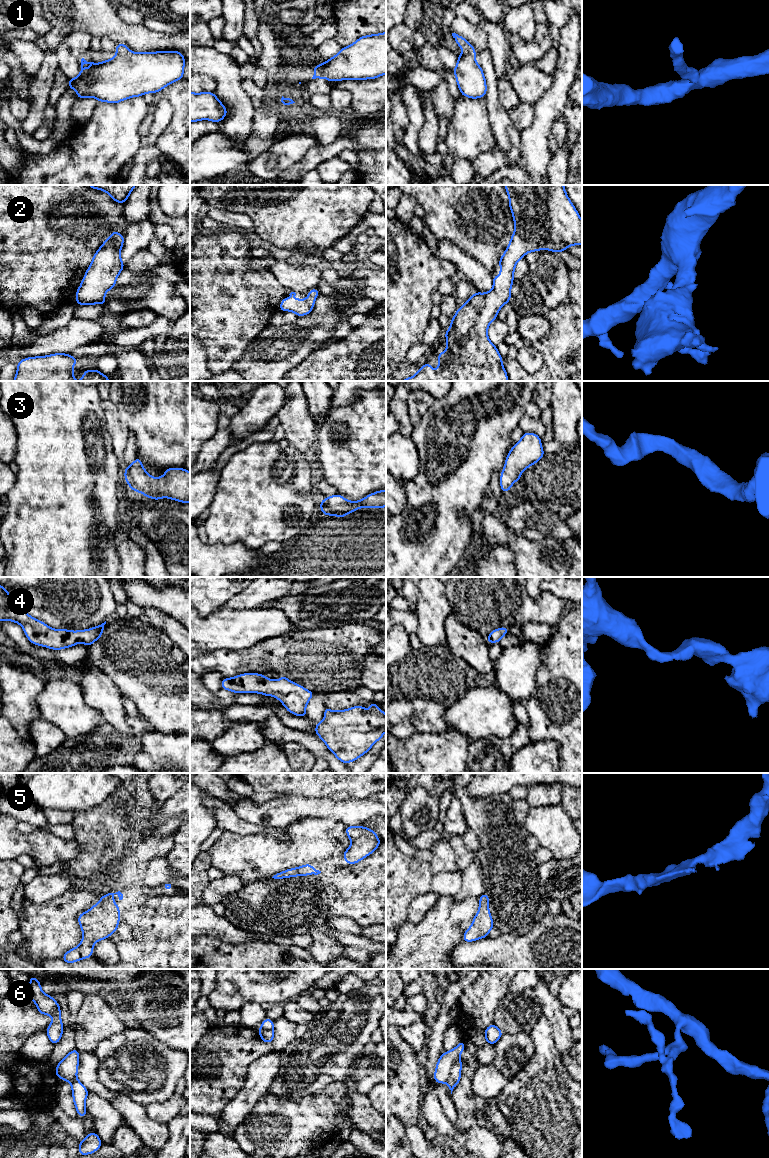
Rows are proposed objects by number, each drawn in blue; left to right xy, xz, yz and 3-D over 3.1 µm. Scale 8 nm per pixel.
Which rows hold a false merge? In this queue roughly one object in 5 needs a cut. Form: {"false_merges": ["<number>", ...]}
{"false_merges": ["6"]}

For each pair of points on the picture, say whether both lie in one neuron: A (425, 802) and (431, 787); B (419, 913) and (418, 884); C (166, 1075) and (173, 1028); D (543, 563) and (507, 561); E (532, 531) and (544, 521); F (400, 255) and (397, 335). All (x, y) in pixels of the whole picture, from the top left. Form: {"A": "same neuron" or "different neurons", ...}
{"A": "different neurons", "B": "different neurons", "C": "different neurons", "D": "different neurons", "E": "same neuron", "F": "same neuron"}

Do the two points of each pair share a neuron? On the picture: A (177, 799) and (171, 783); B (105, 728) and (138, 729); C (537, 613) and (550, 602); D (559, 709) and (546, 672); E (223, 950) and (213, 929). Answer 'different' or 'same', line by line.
A: different
B: same
C: same
D: same
E: different

